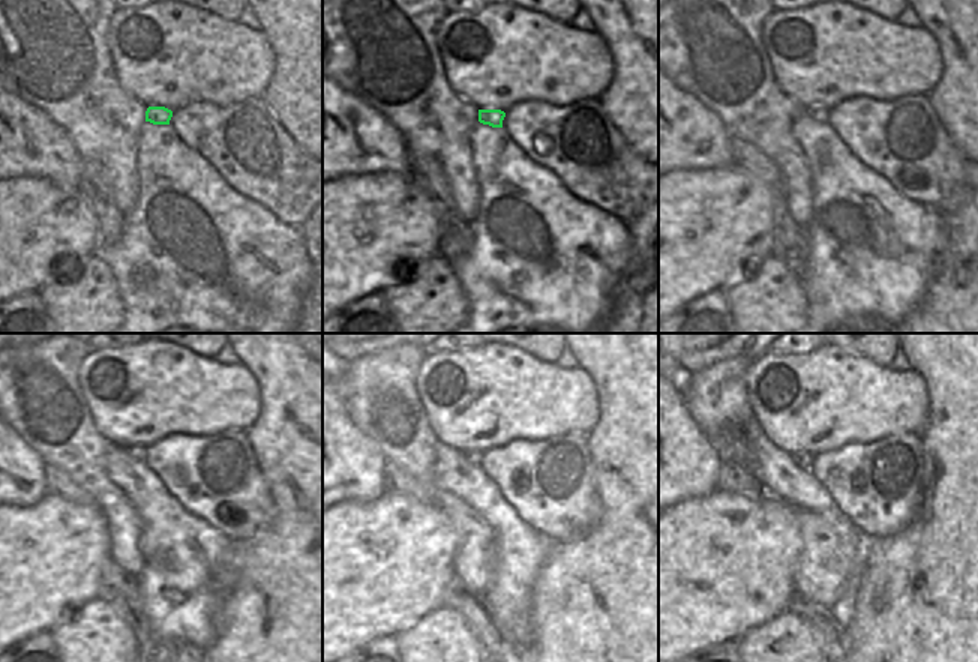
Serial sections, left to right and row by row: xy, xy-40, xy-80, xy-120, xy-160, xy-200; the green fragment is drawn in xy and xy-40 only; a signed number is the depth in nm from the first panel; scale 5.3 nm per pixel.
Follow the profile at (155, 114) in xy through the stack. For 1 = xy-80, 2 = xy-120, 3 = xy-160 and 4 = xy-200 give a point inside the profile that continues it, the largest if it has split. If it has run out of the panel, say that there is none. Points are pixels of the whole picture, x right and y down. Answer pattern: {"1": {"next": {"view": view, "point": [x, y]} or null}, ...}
{"1": {"next": {"view": "xy-80", "point": [821, 116]}}, "2": {"next": {"view": "xy-120", "point": [140, 454]}}, "3": {"next": {"view": "xy-160", "point": [473, 457]}}, "4": {"next": {"view": "xy-200", "point": [806, 460]}}}

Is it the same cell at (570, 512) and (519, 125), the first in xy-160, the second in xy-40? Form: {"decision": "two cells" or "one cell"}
{"decision": "one cell"}

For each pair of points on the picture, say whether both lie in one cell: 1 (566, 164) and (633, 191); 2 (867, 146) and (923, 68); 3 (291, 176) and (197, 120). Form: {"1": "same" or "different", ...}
{"1": "same", "2": "different", "3": "same"}

